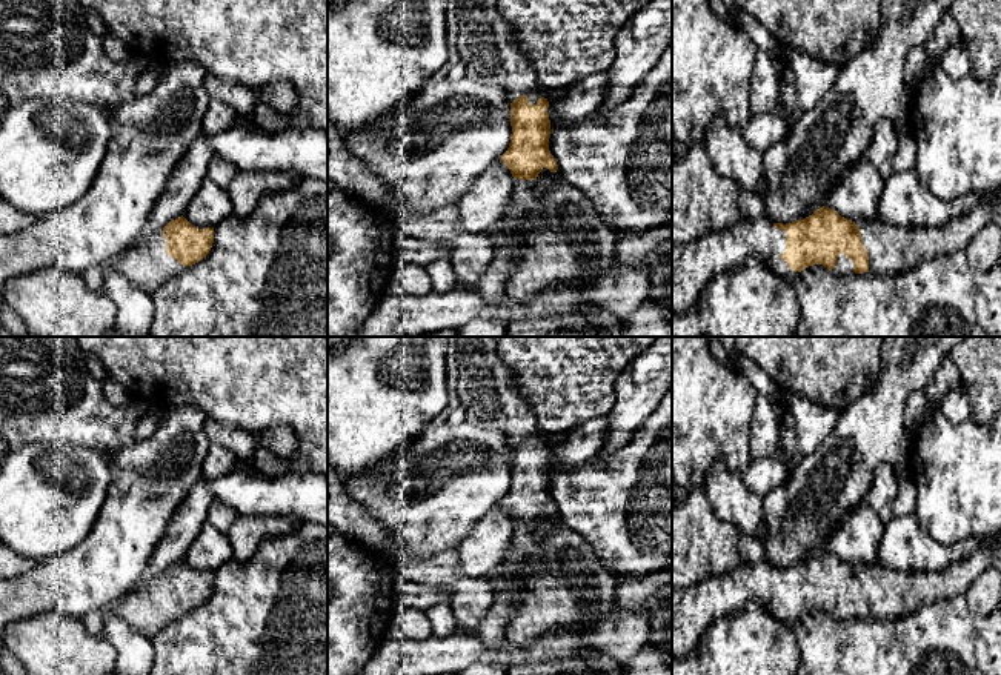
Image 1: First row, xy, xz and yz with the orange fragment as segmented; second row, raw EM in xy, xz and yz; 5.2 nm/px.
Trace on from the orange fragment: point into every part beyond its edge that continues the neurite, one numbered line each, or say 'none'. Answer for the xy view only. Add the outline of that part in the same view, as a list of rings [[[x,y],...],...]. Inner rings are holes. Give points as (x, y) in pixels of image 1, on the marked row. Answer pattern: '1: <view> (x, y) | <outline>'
1: xy (146, 265) | [[[163,229],[141,238],[117,257],[114,264],[128,281],[149,295],[188,269],[166,254]]]

